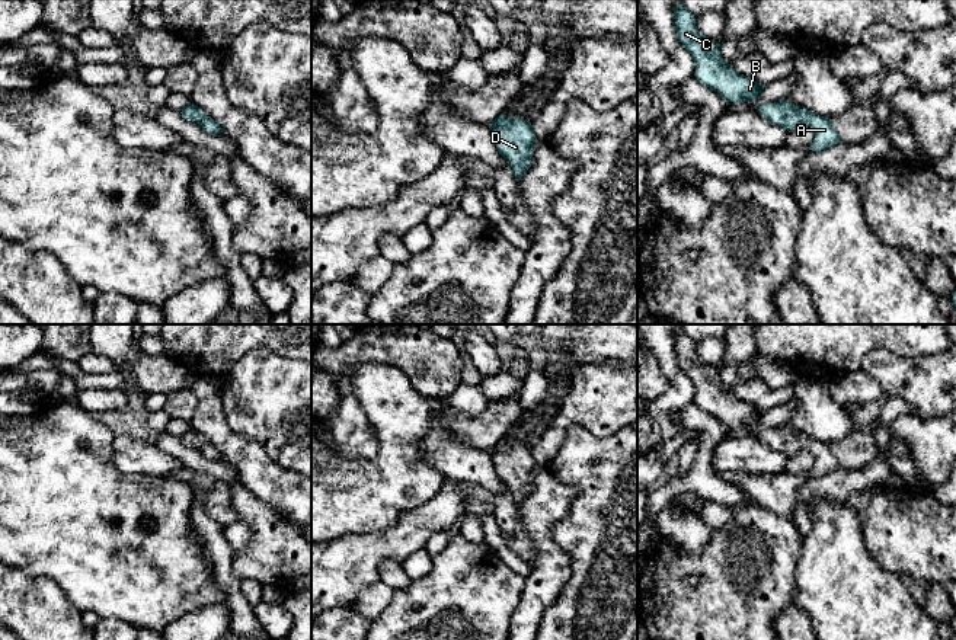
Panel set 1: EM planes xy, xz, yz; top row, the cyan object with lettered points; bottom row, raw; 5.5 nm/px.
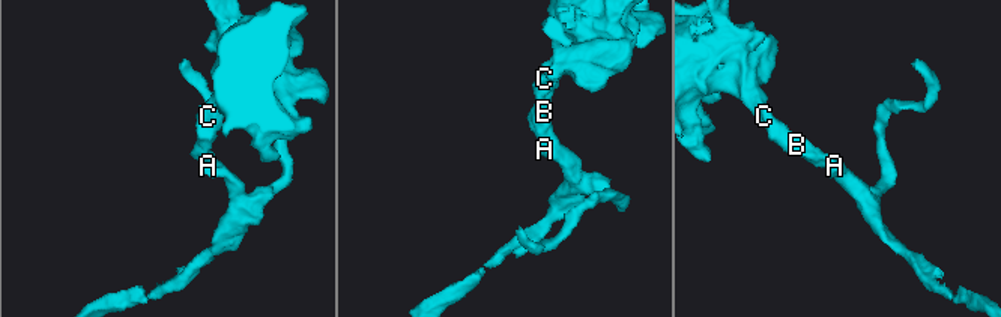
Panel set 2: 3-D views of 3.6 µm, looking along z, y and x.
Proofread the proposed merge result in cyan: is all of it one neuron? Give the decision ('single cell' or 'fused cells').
single cell

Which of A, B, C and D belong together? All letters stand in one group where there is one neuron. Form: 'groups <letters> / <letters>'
groups A B C D

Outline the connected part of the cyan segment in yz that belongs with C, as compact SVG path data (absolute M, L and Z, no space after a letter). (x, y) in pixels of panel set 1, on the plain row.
M681 327L674 333L674 352L678 368L694 384L694 403L701 410L714 416L726 428L757 426L764 412L739 400L732 390L722 385L720 369L698 358L696 342Z

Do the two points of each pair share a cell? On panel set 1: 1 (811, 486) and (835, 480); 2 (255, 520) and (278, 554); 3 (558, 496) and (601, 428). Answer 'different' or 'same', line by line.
1: same
2: same
3: different

